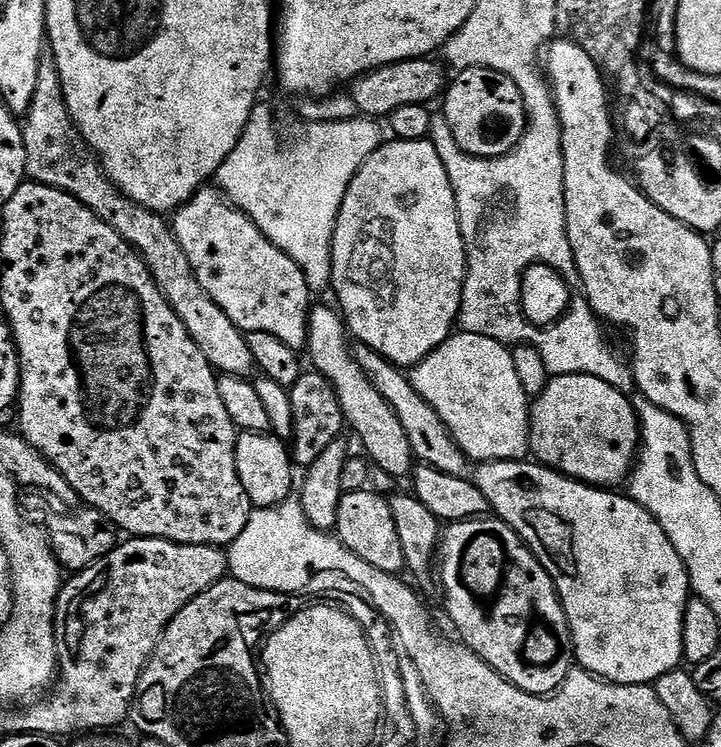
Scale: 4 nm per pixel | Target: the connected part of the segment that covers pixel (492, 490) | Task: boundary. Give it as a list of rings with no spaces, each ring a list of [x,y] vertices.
[[[357,343],[354,351],[358,366],[362,366],[366,378],[374,382],[374,390],[378,390],[378,394],[390,402],[394,414],[398,414],[398,422],[402,422],[402,430],[406,430],[413,457],[421,465],[437,468],[442,474],[472,479],[478,490],[486,494],[489,509],[520,535],[550,574],[568,619],[574,660],[579,667],[609,684],[649,686],[655,685],[662,674],[670,674],[681,667],[684,660],[682,622],[690,599],[687,567],[662,526],[645,508],[631,495],[619,496],[619,491],[583,484],[539,462],[527,464],[524,460],[501,458],[486,460],[474,467],[473,461],[448,433],[446,422],[438,418],[438,410],[434,410],[434,406],[430,406],[430,402],[426,402],[426,398],[414,390],[407,371],[397,368],[385,356],[379,356],[373,348],[367,348],[364,344]]]

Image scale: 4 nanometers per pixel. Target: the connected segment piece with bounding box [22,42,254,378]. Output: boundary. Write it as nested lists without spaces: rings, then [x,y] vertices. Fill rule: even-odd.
[[[47,42],[42,46],[38,86],[34,89],[34,102],[23,117],[22,131],[26,146],[27,179],[69,192],[74,198],[78,198],[78,202],[82,202],[82,206],[94,210],[94,214],[98,214],[102,222],[114,226],[114,230],[118,230],[118,234],[122,234],[122,238],[126,238],[126,242],[144,259],[144,264],[160,288],[160,293],[168,300],[174,314],[178,314],[190,338],[194,338],[194,346],[198,346],[198,350],[206,354],[206,362],[210,362],[210,366],[215,368],[217,373],[251,377],[254,365],[247,335],[241,332],[238,326],[234,326],[234,322],[230,322],[230,318],[222,314],[214,298],[210,298],[210,294],[202,290],[202,282],[198,282],[190,266],[190,258],[186,258],[178,238],[172,233],[171,223],[161,213],[152,212],[123,196],[100,167],[99,159],[93,158],[92,149],[82,138],[66,106],[54,50]]]

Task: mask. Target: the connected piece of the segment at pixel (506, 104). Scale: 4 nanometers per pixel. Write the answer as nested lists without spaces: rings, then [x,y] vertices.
[[[466,68],[457,71],[451,77],[446,91],[442,97],[444,104],[443,123],[454,130],[454,138],[462,151],[469,152],[471,156],[505,156],[524,136],[528,125],[528,115],[524,105],[524,96],[518,90],[515,80],[506,74],[498,74],[498,70],[485,68]]]

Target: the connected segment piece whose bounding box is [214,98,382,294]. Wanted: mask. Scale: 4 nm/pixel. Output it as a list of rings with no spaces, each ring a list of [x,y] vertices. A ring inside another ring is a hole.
[[[320,98],[308,102],[304,112],[312,121],[309,124],[292,124],[283,128],[276,121],[276,116],[264,105],[257,103],[256,109],[246,122],[246,130],[242,130],[242,138],[238,138],[238,146],[230,150],[230,158],[222,162],[222,166],[214,177],[227,203],[242,210],[266,234],[278,250],[285,252],[308,278],[309,293],[328,292],[332,286],[332,239],[336,229],[336,219],[340,213],[342,202],[346,198],[346,190],[350,190],[350,182],[362,170],[366,158],[374,154],[382,143],[380,128],[375,119],[355,118],[356,120],[332,120],[340,116],[344,108],[336,98]]]

